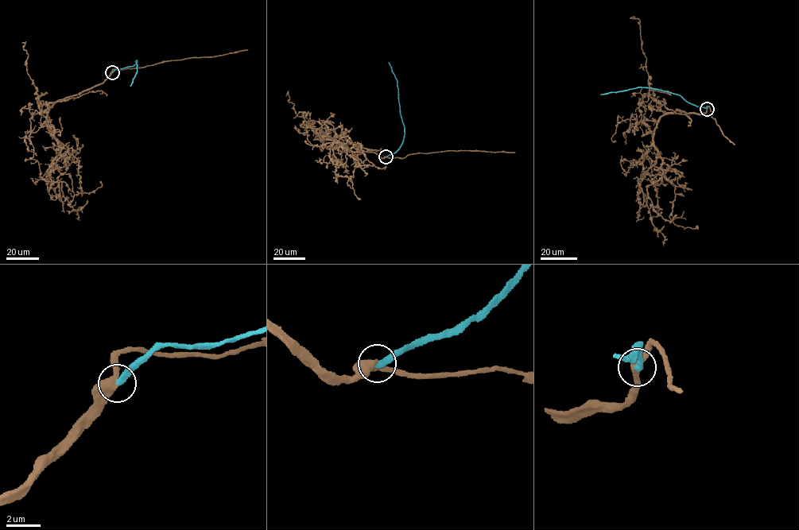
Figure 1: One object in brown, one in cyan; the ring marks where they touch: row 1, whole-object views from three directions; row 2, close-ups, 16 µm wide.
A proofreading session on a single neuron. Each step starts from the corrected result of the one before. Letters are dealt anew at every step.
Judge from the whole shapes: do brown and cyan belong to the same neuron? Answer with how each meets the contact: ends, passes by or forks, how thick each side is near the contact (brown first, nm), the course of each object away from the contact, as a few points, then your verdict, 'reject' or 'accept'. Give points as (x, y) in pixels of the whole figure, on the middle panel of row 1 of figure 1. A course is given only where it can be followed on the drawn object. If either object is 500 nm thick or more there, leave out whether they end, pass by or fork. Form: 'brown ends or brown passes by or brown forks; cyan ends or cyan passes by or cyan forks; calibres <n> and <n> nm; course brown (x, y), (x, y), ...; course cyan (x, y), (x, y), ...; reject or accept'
brown passes by; cyan ends; calibres 480 and 400 nm; course brown (385, 156), (331, 149), (323, 141), (335, 141), (341, 146), (336, 149), (331, 145), (347, 136), (358, 150); course cyan (385, 156), (396, 152), (405, 134), (397, 82), (388, 62); accept

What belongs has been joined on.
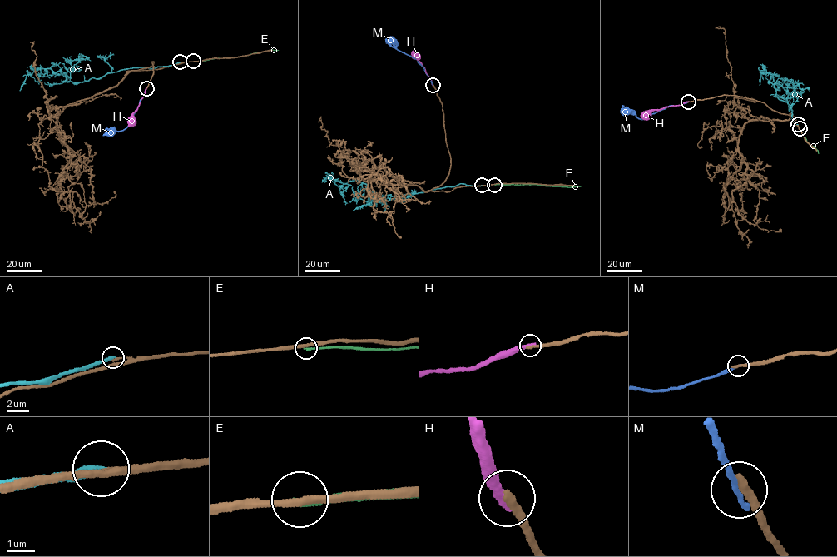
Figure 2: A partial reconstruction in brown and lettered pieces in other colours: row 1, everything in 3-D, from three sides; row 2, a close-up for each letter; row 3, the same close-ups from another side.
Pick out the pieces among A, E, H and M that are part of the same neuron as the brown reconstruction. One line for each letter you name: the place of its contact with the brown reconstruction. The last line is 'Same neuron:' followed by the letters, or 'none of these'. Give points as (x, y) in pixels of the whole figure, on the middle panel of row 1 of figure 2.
Same neuron: none of these

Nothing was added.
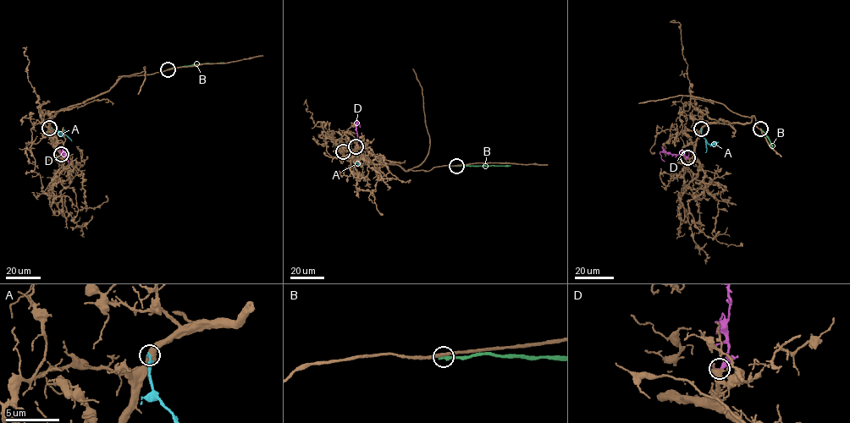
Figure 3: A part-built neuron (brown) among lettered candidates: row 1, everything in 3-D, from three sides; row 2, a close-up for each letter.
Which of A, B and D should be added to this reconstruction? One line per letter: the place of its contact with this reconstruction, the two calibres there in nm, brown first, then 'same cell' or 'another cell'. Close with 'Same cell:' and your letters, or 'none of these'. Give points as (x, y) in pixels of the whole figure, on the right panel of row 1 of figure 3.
A: meets brown at (701, 129); 600 nm thick on the brown side, 280 nm on the other; another cell
B: meets brown at (760, 129); 280 nm thick on the brown side, 320 nm on the other; another cell
D: meets brown at (687, 157); 440 nm thick on the brown side, 240 nm on the other; same cell
Same cell: D

